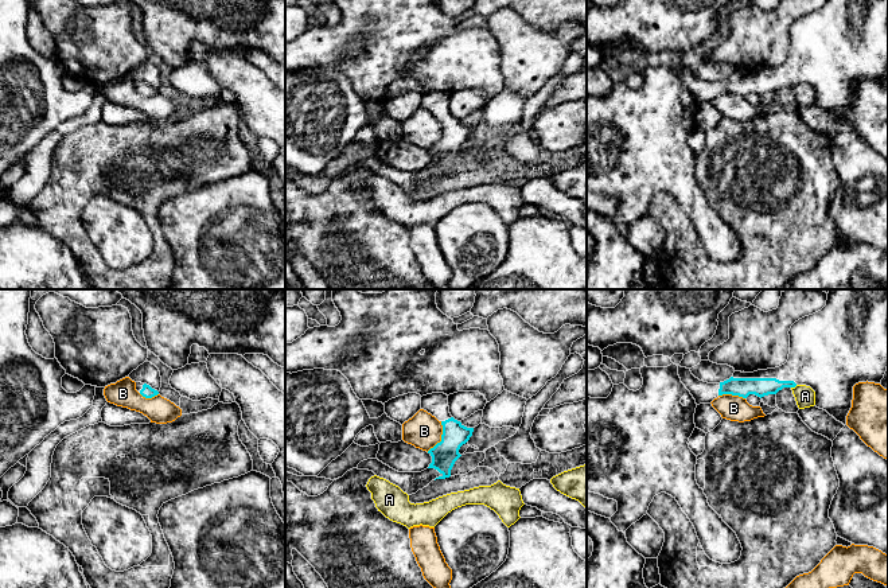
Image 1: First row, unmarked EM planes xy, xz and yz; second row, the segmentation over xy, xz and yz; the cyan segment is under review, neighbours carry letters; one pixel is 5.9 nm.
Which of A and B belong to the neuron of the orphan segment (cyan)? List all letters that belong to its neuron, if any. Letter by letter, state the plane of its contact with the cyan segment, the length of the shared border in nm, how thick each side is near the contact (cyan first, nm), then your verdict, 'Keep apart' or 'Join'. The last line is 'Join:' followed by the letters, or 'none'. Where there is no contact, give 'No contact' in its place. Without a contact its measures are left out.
A: Touches cyan in yz. Shared border 40 nm. Thickness 110 nm (cyan) against 120 nm. Keep apart
B: Touches cyan in xz. Shared border 200 nm. Thickness 160 nm (cyan) against 220 nm. Keep apart
Join: none

